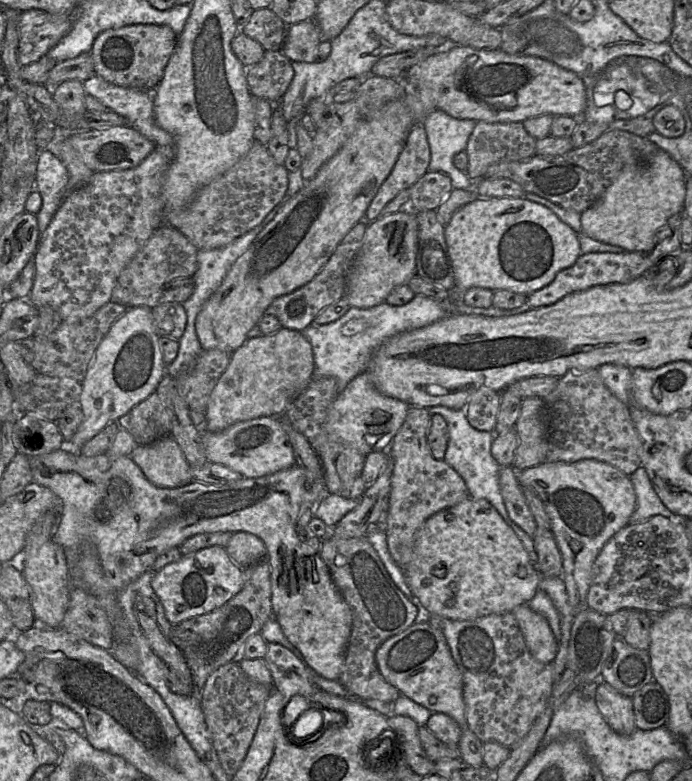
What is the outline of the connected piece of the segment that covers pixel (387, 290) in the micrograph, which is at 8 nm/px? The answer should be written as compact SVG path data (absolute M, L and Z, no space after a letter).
M411 208L380 216L368 223L363 245L347 276L345 298L351 307L367 309L385 302L398 286L408 284L417 274L418 222Z

